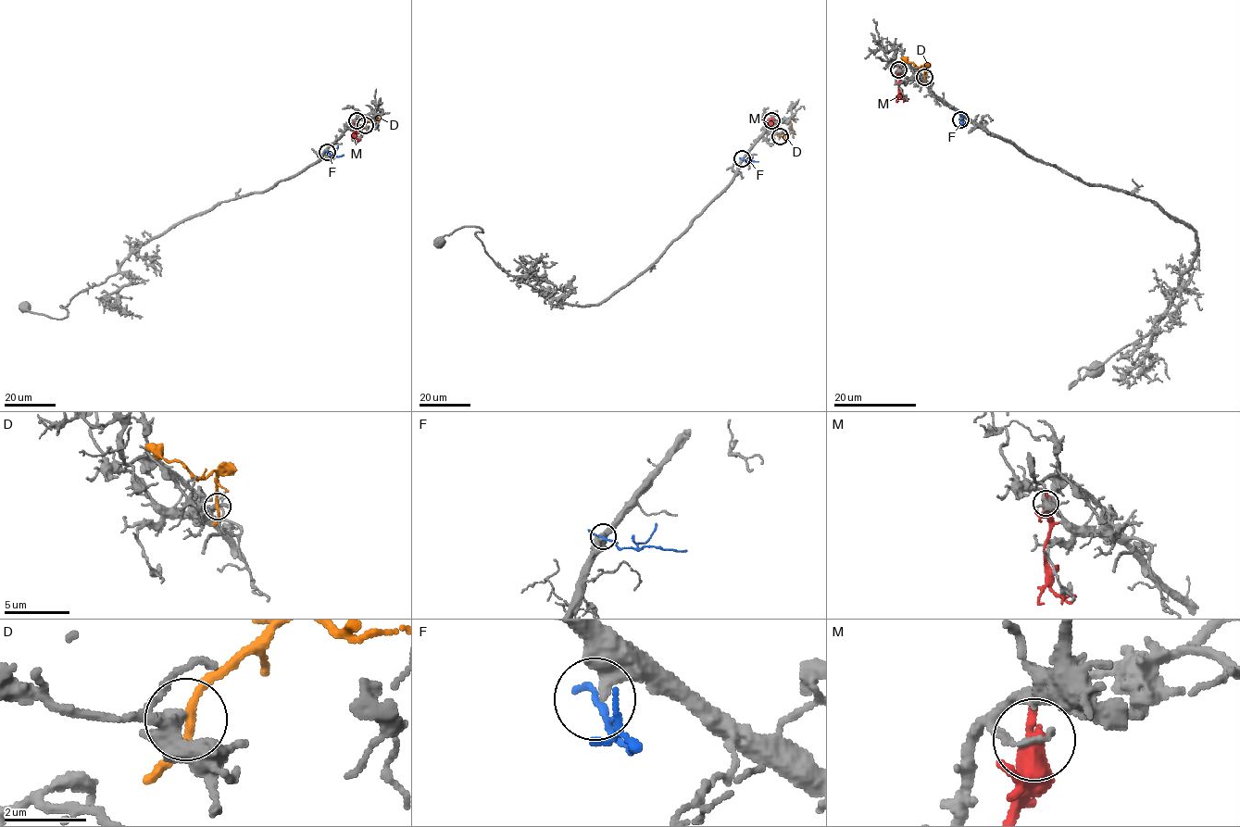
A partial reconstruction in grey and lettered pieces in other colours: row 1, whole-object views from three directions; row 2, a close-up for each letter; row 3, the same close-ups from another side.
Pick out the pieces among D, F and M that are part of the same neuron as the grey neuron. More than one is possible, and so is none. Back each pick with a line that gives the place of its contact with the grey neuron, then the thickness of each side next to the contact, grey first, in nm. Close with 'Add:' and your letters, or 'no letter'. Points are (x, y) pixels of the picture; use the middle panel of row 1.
Add: no letter

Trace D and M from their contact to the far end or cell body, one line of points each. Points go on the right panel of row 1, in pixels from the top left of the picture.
D: (924, 76), (923, 66), (917, 67), (901, 57)
M: (898, 70), (898, 87), (904, 102)

